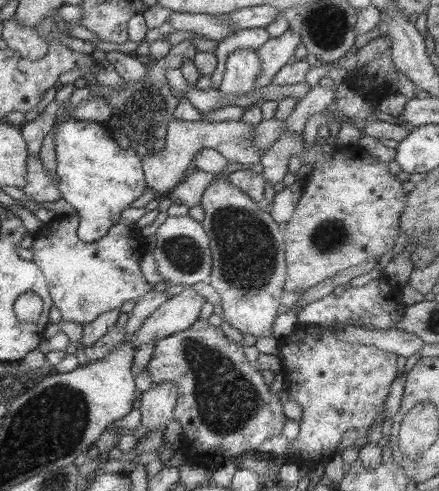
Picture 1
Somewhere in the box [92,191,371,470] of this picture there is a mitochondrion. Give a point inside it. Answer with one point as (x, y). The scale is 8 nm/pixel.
(225, 401)

